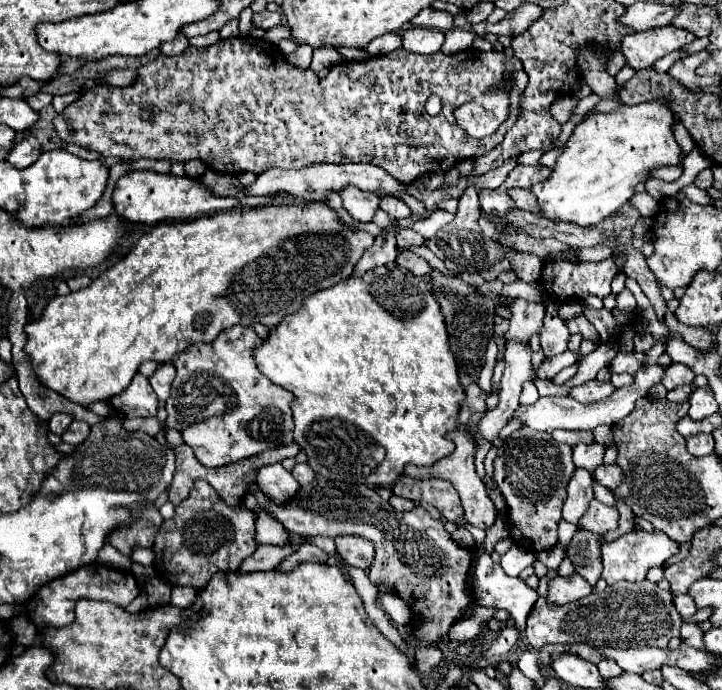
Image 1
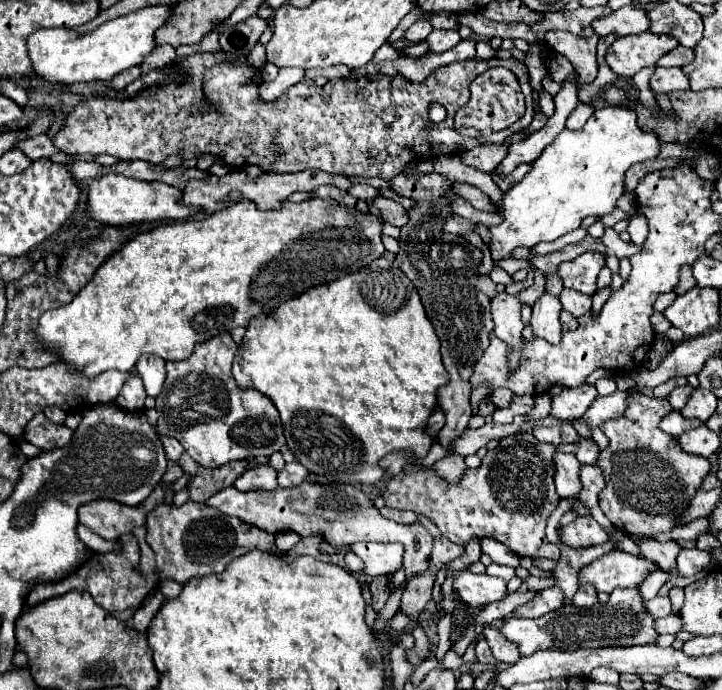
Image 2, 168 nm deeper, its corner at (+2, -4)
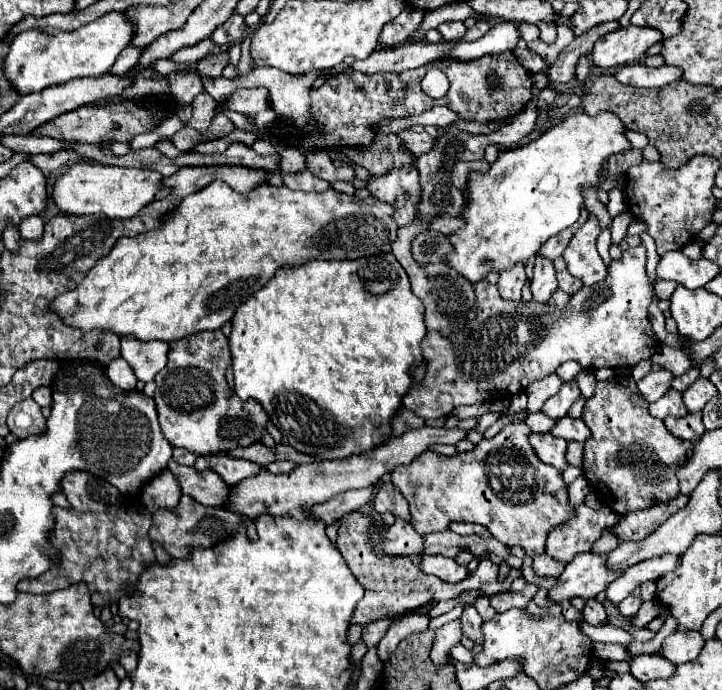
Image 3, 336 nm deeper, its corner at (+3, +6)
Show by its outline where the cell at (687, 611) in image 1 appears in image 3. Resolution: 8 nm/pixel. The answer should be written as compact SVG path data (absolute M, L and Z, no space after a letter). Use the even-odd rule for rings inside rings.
M627 596L623 602L619 602L619 612L623 610L623 616L631 616L639 610L639 606L643 604L643 598L641 596Z

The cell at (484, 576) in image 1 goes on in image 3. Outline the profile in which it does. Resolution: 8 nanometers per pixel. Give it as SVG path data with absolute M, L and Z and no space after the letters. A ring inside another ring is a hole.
M423 556L421 558L421 570L425 574L433 574L433 576L441 578L443 582L451 582L451 584L463 582L471 576L467 566L455 564L455 560L449 556Z

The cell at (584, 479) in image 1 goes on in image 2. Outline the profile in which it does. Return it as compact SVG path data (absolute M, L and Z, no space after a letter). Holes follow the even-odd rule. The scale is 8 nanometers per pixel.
M556 452L554 454L554 484L556 490L560 494L560 498L570 498L576 496L580 490L580 462L576 462L576 458L572 454L562 454Z

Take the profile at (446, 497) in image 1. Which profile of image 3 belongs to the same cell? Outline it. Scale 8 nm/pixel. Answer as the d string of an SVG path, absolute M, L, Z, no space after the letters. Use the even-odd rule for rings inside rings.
M525 422L509 424L497 436L479 442L473 452L461 452L449 458L427 450L413 464L397 466L391 474L391 480L409 502L413 528L419 534L429 534L449 530L449 522L475 522L487 526L489 532L505 546L521 546L529 556L545 554L545 540L549 530L569 520L573 516L573 508L569 506L567 486L561 474L553 466L547 466L539 460L529 444L529 436L531 428L527 428Z

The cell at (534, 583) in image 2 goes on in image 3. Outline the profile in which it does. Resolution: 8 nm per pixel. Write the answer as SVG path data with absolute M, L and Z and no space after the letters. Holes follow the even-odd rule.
M359 512L345 514L343 520L339 522L339 538L337 538L339 552L343 554L347 566L351 568L351 572L357 576L357 580L365 588L365 596L359 602L359 606L355 608L351 624L367 626L369 622L375 622L375 620L385 618L385 616L413 612L413 610L417 610L417 608L421 608L429 602L457 600L457 598L461 598L461 594L465 594L469 590L479 590L481 596L491 596L495 592L509 590L511 582L521 576L519 568L511 568L507 578L501 582L499 580L499 564L483 558L479 562L479 568L473 572L473 576L469 580L463 580L459 584L447 584L447 582L439 580L437 576L427 576L425 572L419 572L417 560L411 560L411 558L405 558L405 556L383 556L381 552L375 550L373 544L363 542L363 540L371 540L371 534L369 534L371 532L371 522L373 520L369 516L359 514Z

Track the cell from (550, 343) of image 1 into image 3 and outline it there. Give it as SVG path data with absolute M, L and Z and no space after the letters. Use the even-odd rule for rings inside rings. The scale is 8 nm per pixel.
M537 256L535 274L533 274L533 282L531 282L533 300L539 302L539 304L547 304L555 290L557 290L557 278L555 278L553 262L543 260L541 256Z

